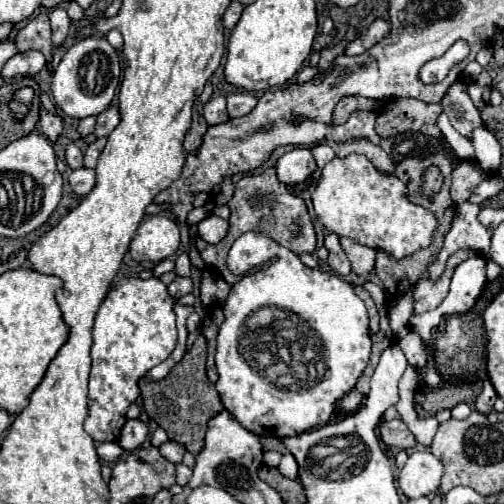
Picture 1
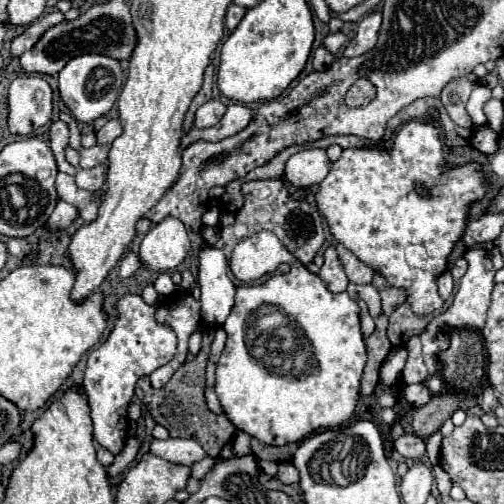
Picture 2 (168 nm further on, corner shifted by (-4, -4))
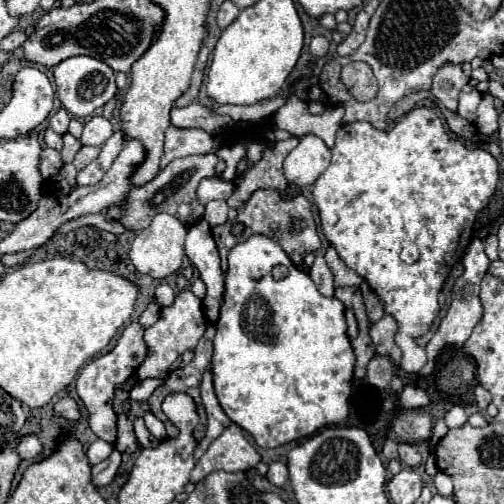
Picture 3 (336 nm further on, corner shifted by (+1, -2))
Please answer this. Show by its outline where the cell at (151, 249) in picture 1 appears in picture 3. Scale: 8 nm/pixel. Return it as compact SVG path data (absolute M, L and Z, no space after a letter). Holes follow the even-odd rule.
M160 213L134 239L132 249L130 249L130 259L132 259L134 267L140 273L146 273L146 275L150 275L154 279L164 279L164 277L176 273L180 269L180 265L182 265L182 259L184 259L184 239L186 239L186 227L174 215Z

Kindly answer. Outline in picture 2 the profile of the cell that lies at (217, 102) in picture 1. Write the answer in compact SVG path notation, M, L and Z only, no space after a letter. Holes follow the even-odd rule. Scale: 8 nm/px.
M207 101L195 113L195 127L207 129L207 127L217 125L221 121L221 117L225 115L225 109L227 107L221 101Z

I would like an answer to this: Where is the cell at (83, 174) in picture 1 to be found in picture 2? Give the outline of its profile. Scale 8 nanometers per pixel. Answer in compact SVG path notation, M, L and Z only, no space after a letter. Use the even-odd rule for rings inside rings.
M95 165L93 169L79 169L75 175L75 183L91 193L97 193L105 185L105 173L107 165Z

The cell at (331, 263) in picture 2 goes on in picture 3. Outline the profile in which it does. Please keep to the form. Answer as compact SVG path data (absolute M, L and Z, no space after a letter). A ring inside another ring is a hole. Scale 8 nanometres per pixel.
M316 255L316 261L310 267L310 277L312 277L312 281L316 283L316 287L322 295L334 297L334 275L332 275L332 271L326 265L322 255Z

